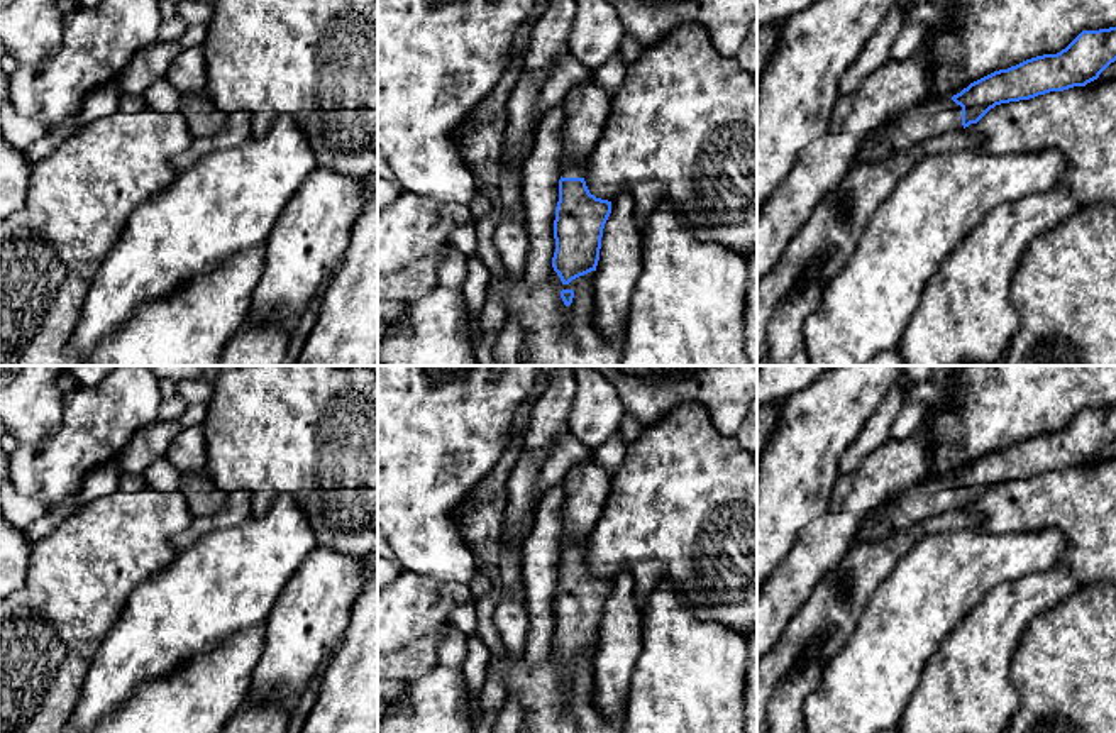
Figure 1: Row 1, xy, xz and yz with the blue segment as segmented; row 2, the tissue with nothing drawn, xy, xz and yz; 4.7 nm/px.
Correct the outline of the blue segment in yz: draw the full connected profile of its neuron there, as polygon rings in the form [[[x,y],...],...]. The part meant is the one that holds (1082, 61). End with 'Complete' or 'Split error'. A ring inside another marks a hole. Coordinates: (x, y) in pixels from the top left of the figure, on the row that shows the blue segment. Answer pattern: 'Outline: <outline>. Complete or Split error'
Outline: [[[1116,27],[1082,30],[1065,49],[1057,54],[1043,54],[1026,59],[1008,69],[994,71],[964,88],[952,98],[933,96],[914,103],[884,125],[865,134],[854,156],[854,164],[879,163],[892,152],[909,151],[916,144],[928,142],[948,130],[965,129],[977,124],[991,108],[1001,103],[1030,100],[1050,91],[1064,91],[1074,86],[1086,86],[1116,61]]]. Split error

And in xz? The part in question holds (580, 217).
Outline: [[[586,161],[561,169],[552,267],[562,284],[596,271],[603,229],[611,213],[611,201],[591,195],[584,174]]]. Split error

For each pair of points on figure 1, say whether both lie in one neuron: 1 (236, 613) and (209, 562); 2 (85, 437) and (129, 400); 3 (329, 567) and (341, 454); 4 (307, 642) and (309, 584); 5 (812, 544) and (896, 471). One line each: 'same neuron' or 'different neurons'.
1: same neuron
2: same neuron
3: different neurons
4: same neuron
5: same neuron

